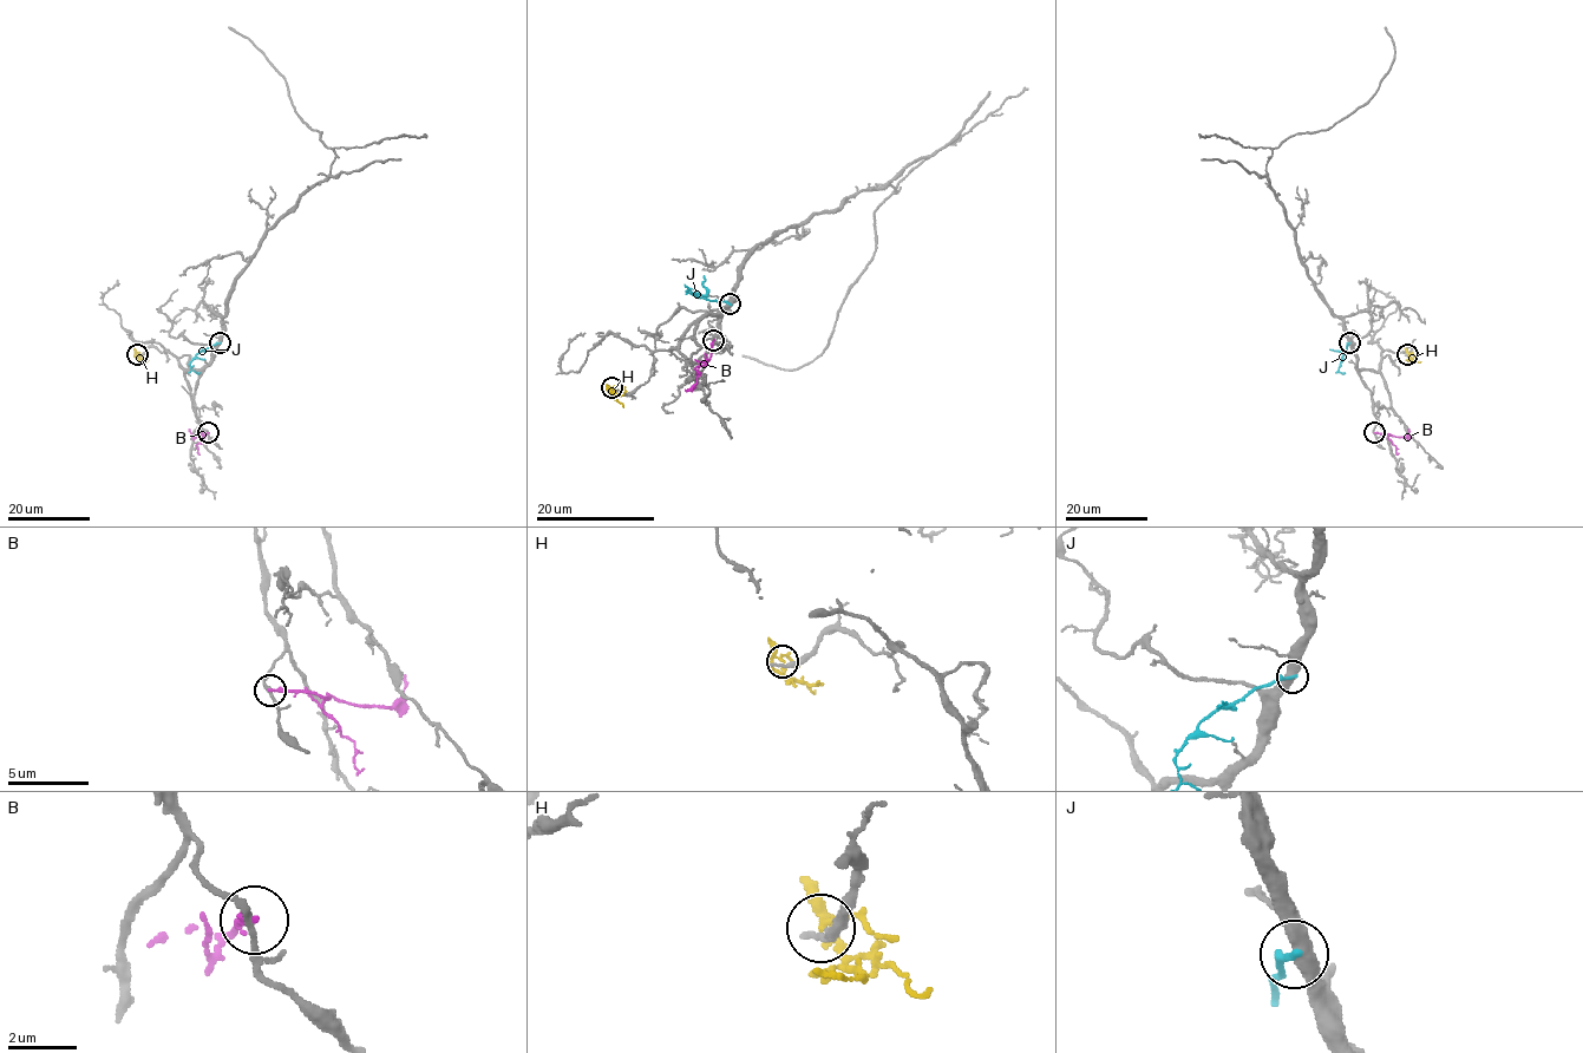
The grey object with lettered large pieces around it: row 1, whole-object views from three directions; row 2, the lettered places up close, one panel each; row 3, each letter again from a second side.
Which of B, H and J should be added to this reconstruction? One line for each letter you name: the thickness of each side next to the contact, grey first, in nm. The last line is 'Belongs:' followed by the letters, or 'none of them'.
Belongs: none of them

